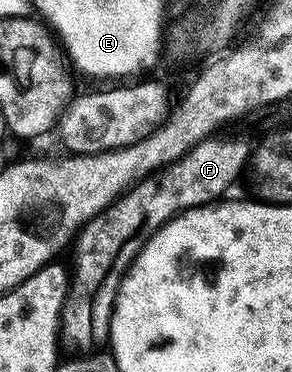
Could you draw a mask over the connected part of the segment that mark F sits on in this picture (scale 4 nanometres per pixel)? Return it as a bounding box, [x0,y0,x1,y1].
[60,136,250,352]

